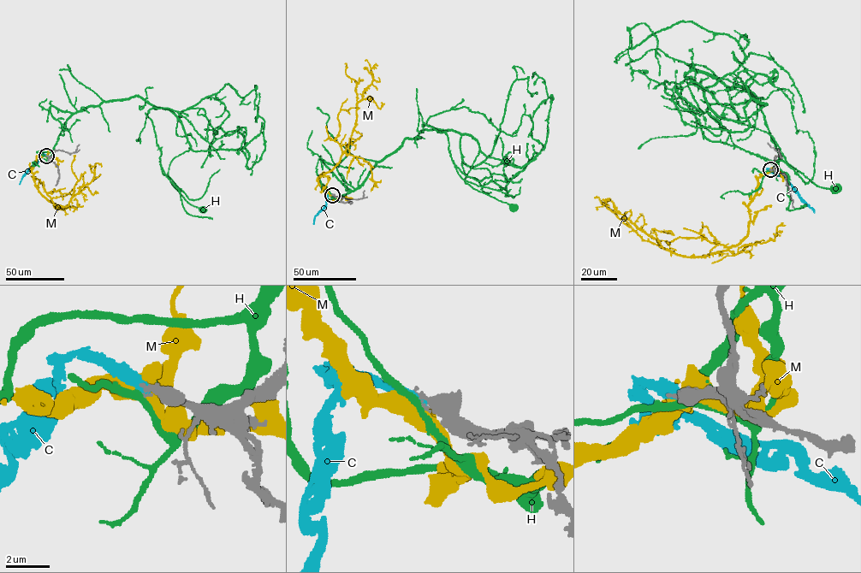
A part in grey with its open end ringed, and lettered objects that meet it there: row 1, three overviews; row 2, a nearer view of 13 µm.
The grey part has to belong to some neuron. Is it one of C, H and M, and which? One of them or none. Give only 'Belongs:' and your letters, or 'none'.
Belongs: C

